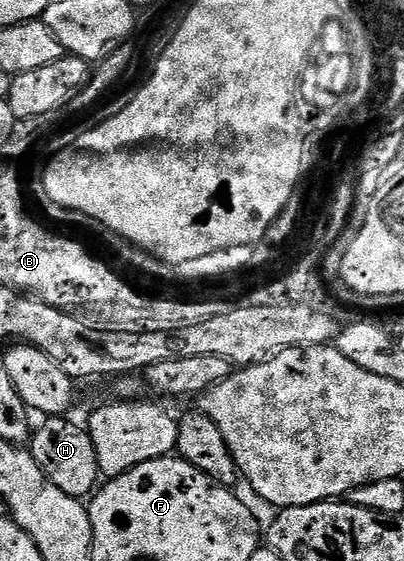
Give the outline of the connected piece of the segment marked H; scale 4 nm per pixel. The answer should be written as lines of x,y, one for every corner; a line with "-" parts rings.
66,416
47,417
44,425
34,430
29,442
29,452
33,459
37,459
37,467
45,471
53,487
61,487
61,491
65,491
65,495
70,497
87,499
96,492
101,481
97,451
93,447
90,432
84,426
82,429
81,426
67,420
71,419

